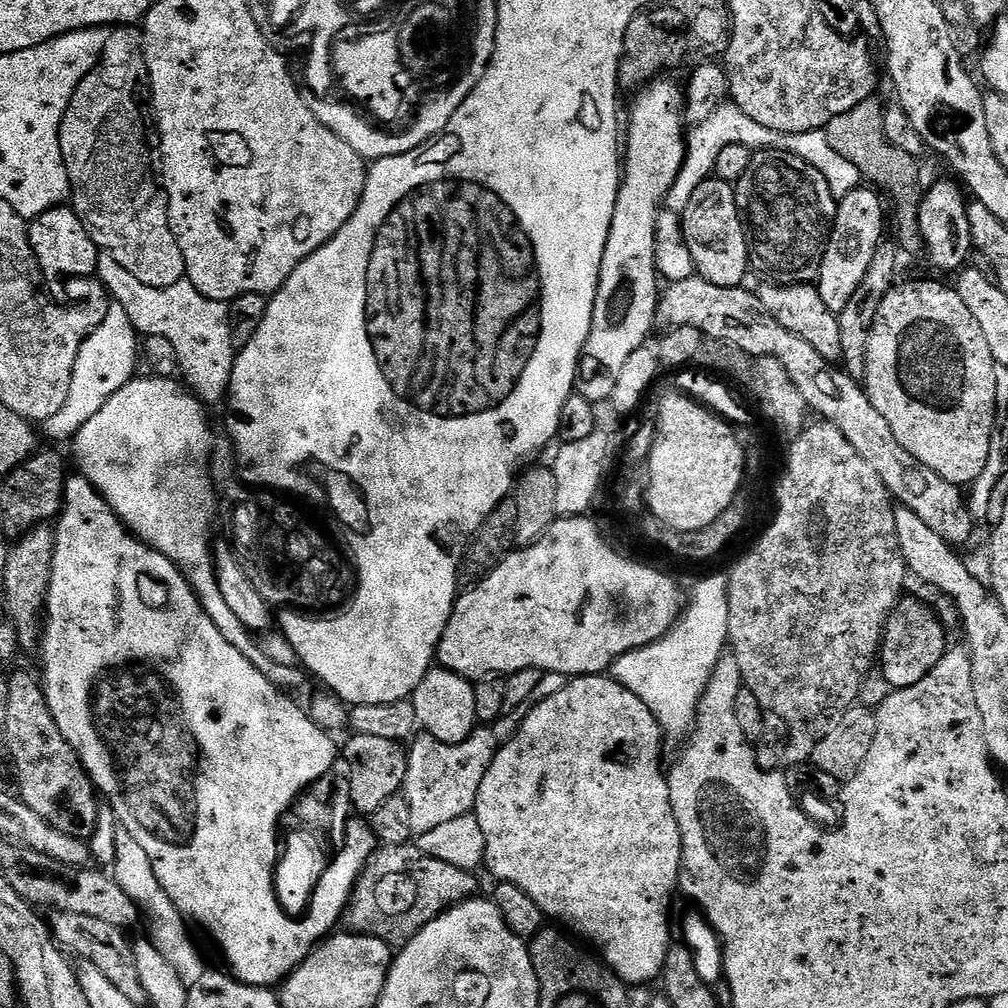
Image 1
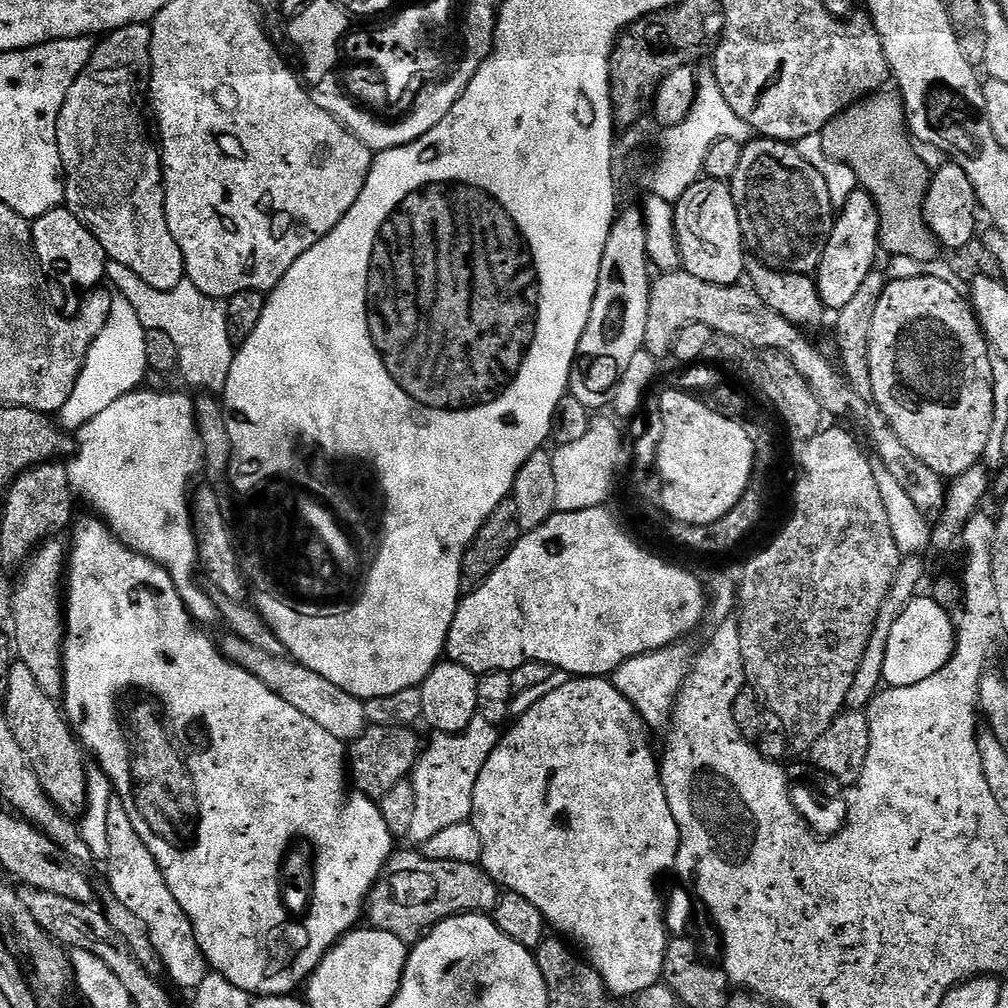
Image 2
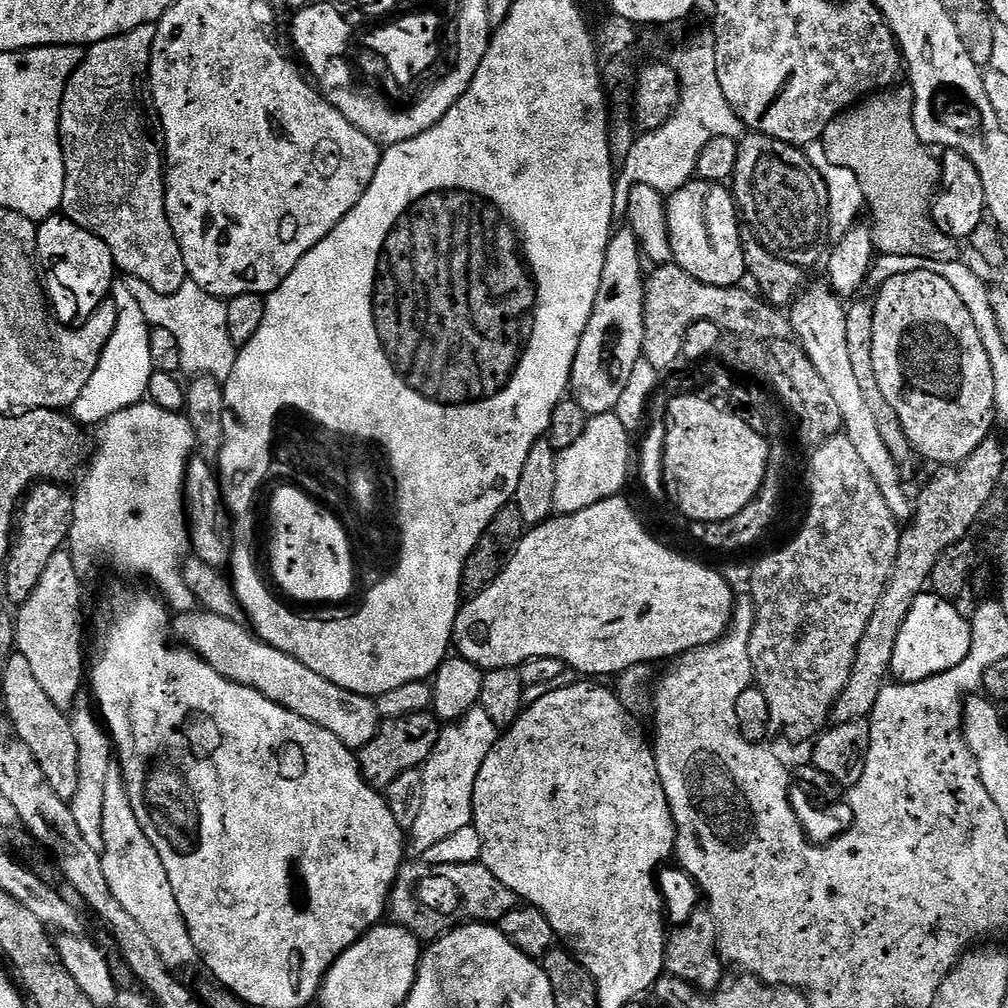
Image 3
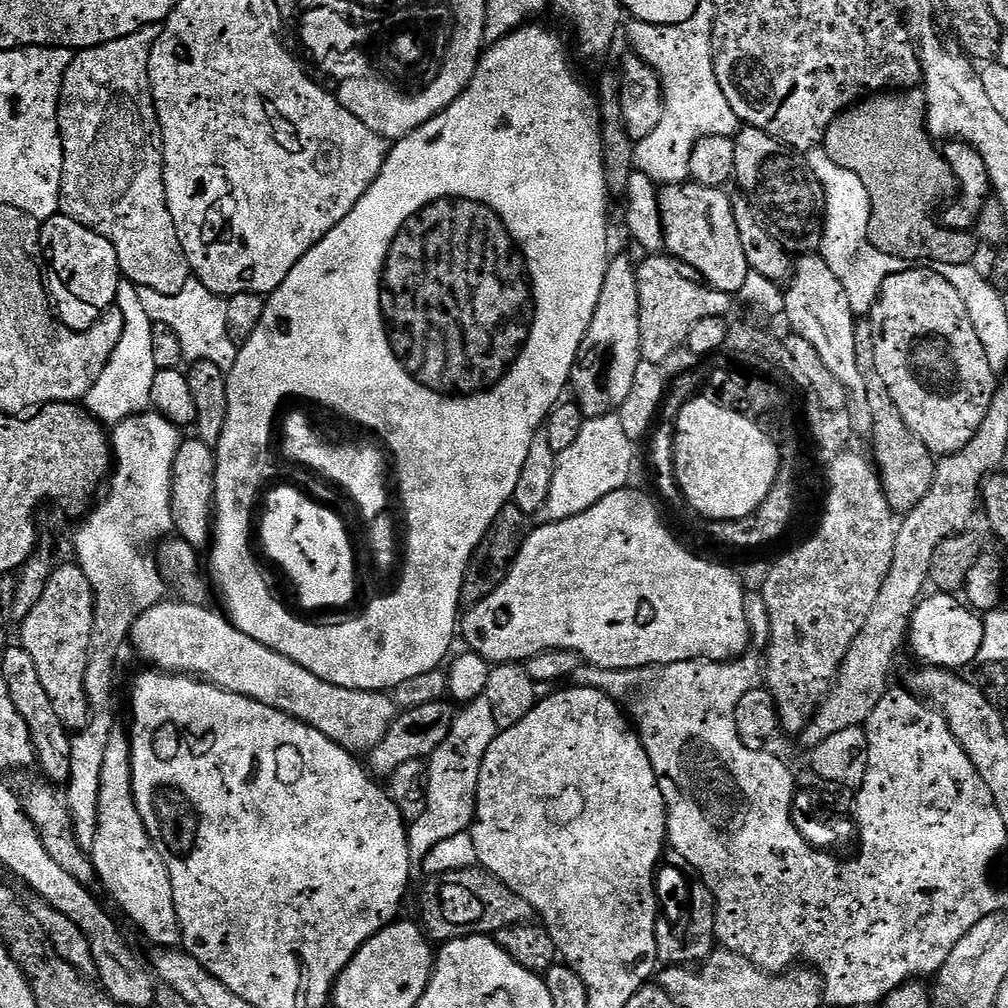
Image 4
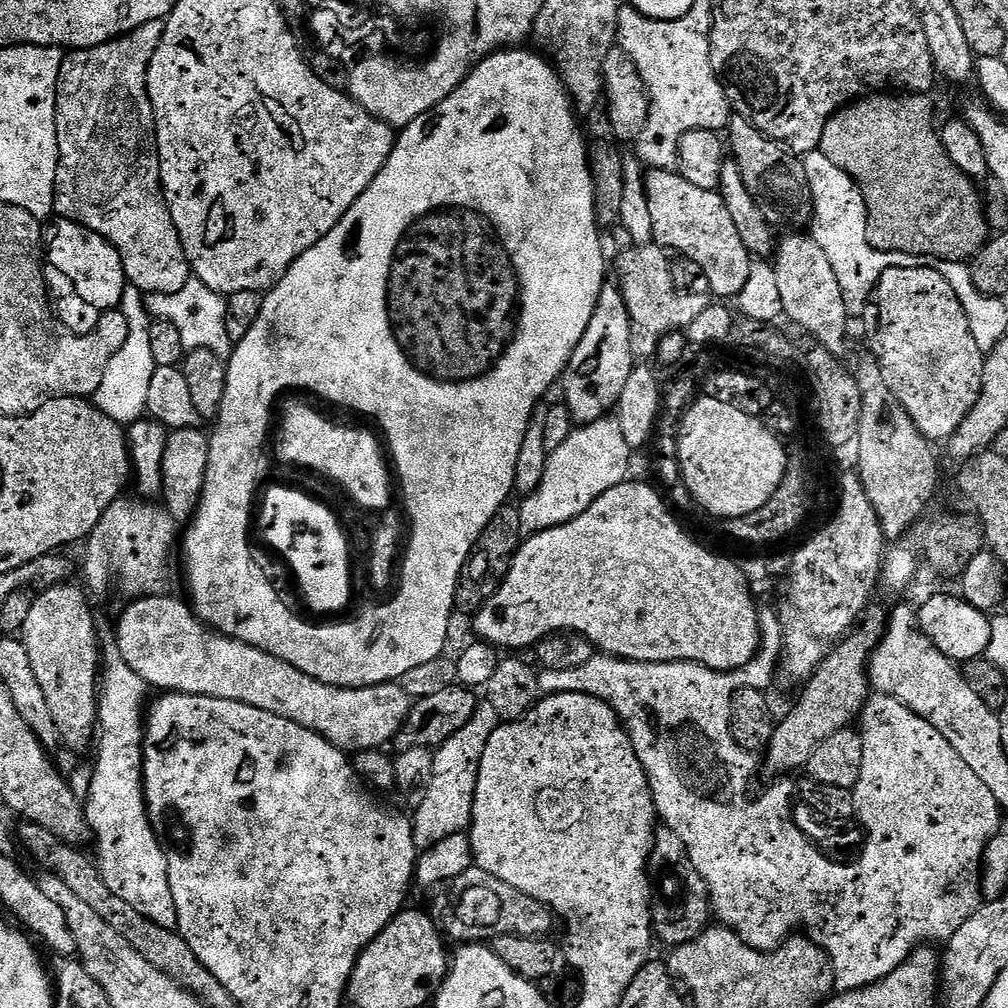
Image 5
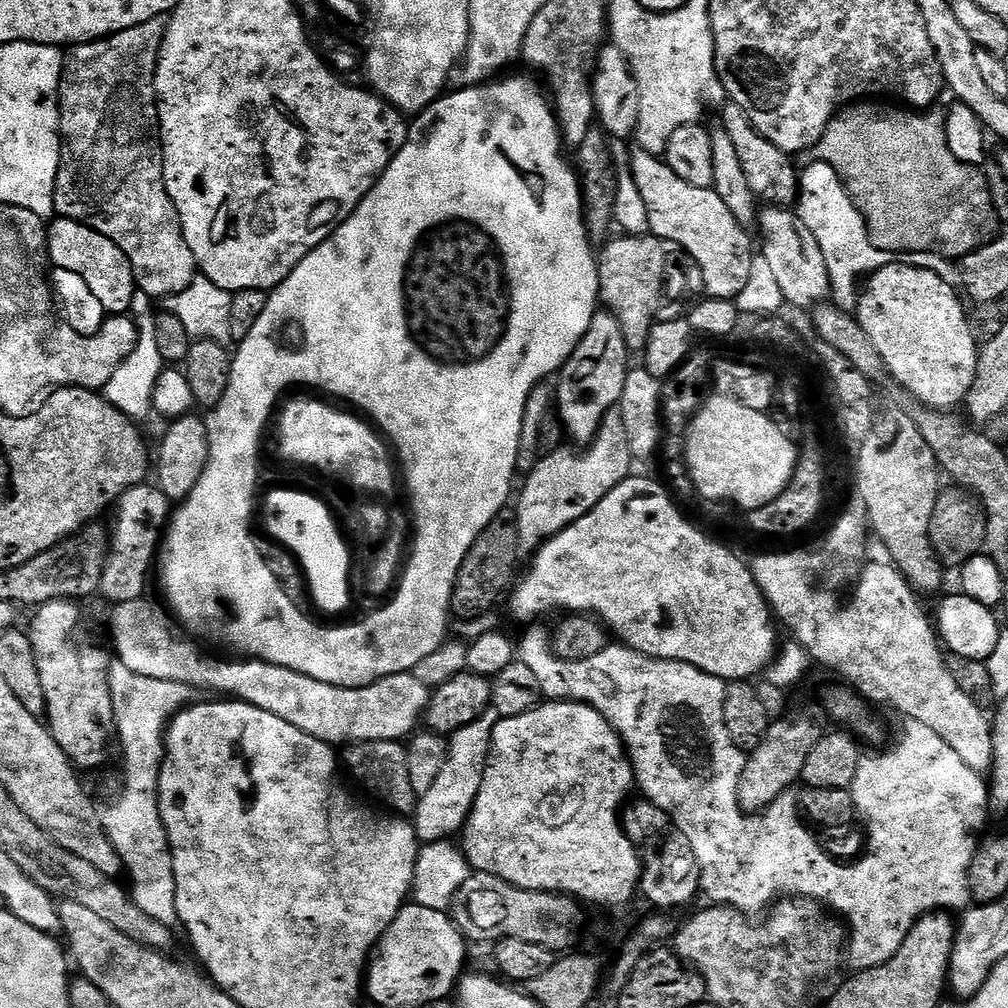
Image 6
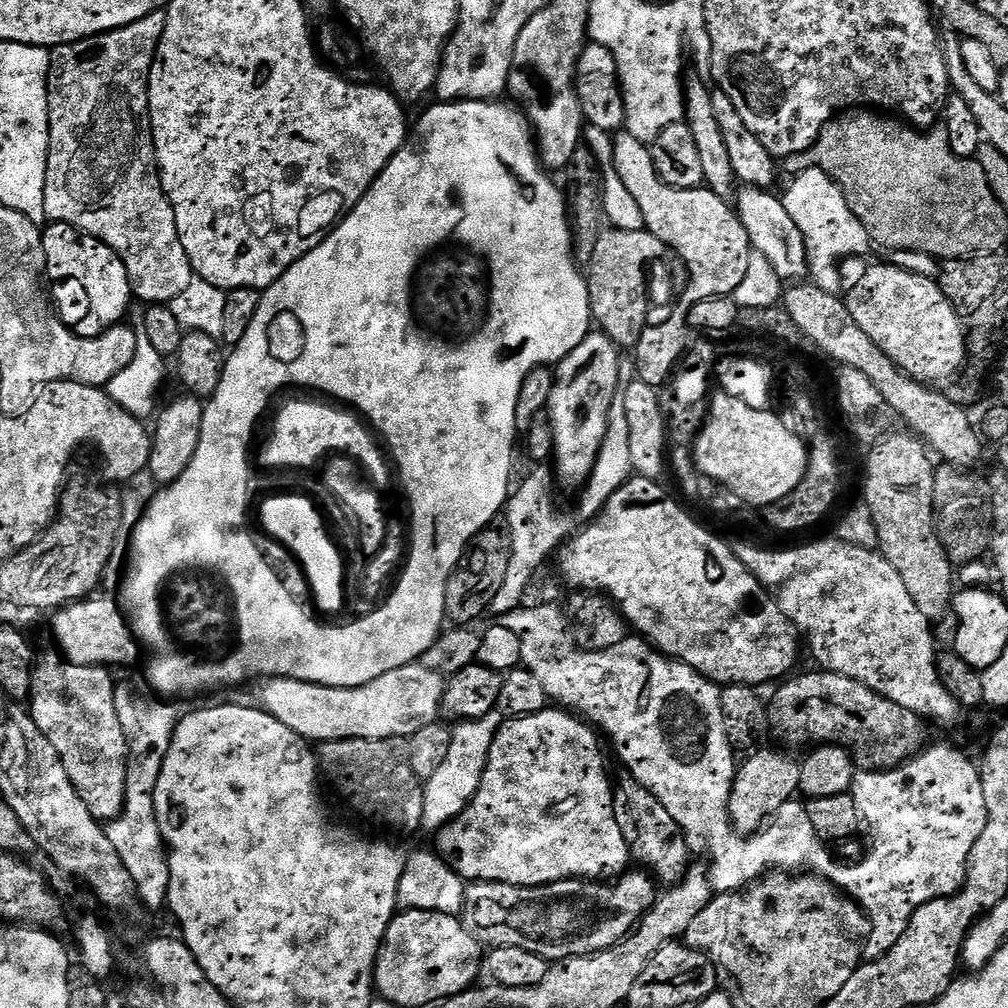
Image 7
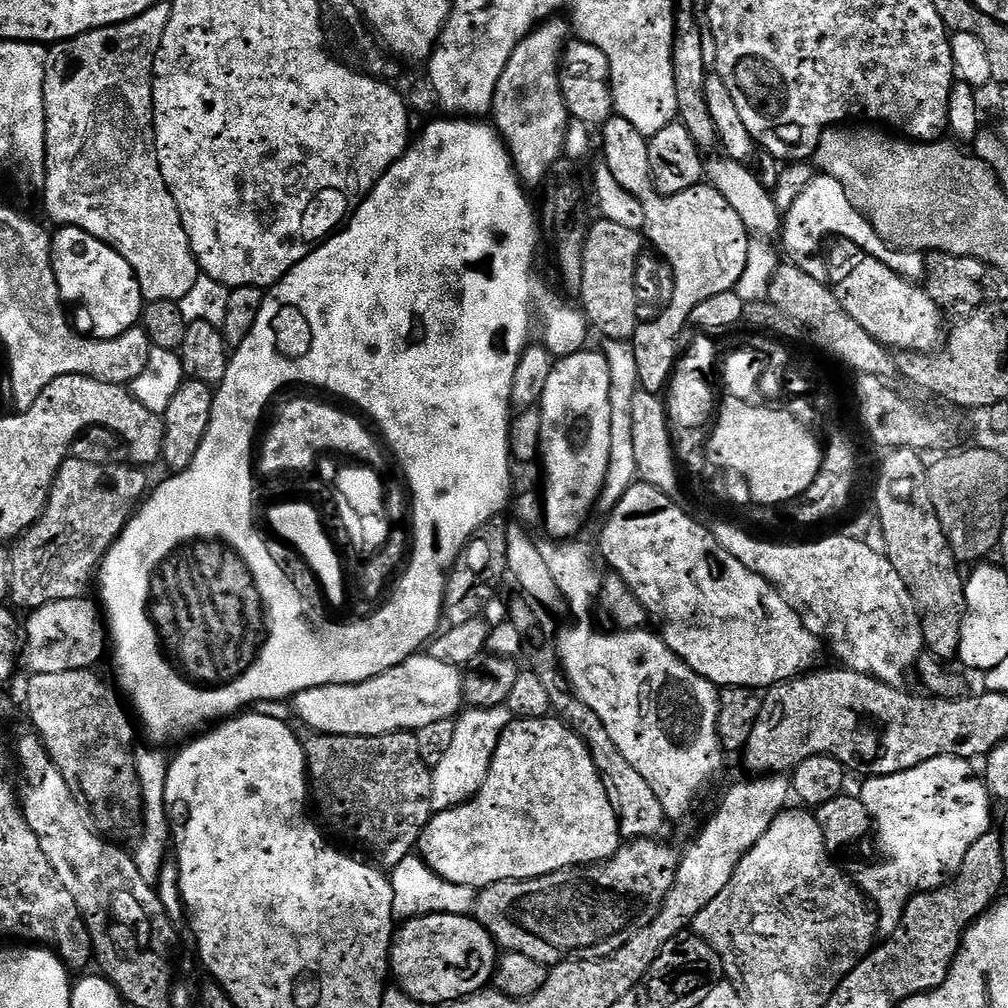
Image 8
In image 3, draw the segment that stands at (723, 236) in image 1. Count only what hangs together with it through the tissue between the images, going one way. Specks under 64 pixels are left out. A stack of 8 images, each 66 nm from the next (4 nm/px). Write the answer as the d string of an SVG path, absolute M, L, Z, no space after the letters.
M693 178L683 184L666 200L668 206L668 233L672 247L672 259L682 270L690 272L694 278L711 282L714 286L735 288L739 279L745 274L740 269L744 261L744 241L742 239L742 220L738 215L736 201L724 184L712 184L709 180Z

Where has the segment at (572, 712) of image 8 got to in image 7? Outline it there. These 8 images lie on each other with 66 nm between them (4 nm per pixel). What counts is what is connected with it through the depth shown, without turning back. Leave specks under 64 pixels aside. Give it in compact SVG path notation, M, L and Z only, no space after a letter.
M627 774L621 776L621 780L617 779L612 789L612 805L618 830L622 830L622 838L626 838L631 859L635 863L637 860L640 863L637 865L647 869L661 885L680 884L684 875L688 873L690 864L690 849L684 832L678 826L678 822L670 818L666 806L662 806L662 802L658 802L658 798L654 798L654 794L650 794L650 790L642 786L642 782Z

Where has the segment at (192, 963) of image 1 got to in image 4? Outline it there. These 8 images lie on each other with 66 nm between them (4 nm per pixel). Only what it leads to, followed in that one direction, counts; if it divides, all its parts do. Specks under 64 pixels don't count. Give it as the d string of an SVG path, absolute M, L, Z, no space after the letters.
M118 726L113 727L102 761L96 834L90 855L99 883L104 884L107 892L152 940L151 943L159 947L177 947L181 939L173 883L137 812L132 794L131 739L127 731Z

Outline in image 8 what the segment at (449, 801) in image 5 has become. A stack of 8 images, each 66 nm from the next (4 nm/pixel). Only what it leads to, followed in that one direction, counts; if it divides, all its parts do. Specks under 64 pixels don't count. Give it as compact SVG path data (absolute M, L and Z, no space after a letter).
M506 706L483 710L464 710L456 720L456 740L451 744L446 758L438 762L432 774L432 806L443 810L467 804L486 782L492 759L502 734L508 729L514 717Z

